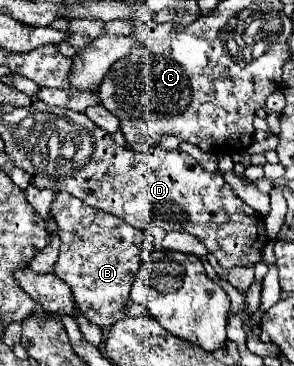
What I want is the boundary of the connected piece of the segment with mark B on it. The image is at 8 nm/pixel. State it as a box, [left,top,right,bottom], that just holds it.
[51,192,145,330]

